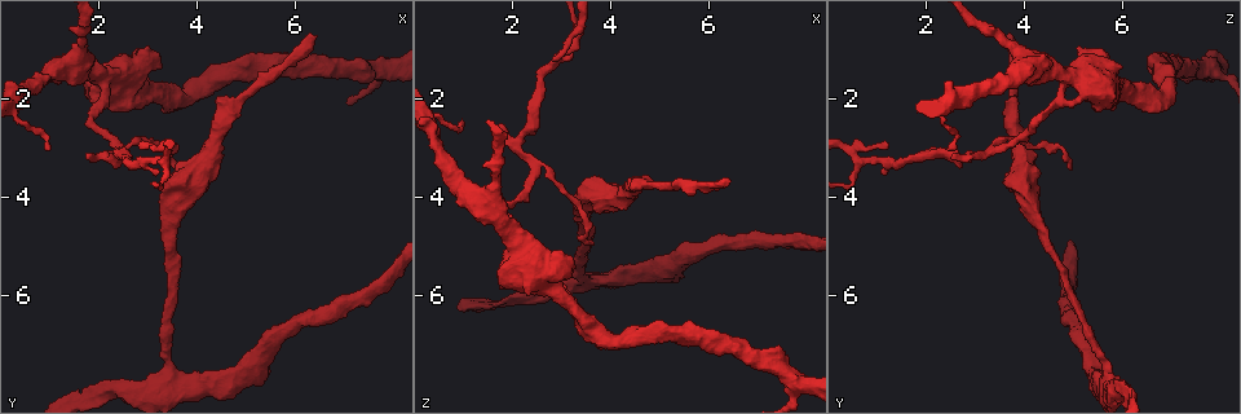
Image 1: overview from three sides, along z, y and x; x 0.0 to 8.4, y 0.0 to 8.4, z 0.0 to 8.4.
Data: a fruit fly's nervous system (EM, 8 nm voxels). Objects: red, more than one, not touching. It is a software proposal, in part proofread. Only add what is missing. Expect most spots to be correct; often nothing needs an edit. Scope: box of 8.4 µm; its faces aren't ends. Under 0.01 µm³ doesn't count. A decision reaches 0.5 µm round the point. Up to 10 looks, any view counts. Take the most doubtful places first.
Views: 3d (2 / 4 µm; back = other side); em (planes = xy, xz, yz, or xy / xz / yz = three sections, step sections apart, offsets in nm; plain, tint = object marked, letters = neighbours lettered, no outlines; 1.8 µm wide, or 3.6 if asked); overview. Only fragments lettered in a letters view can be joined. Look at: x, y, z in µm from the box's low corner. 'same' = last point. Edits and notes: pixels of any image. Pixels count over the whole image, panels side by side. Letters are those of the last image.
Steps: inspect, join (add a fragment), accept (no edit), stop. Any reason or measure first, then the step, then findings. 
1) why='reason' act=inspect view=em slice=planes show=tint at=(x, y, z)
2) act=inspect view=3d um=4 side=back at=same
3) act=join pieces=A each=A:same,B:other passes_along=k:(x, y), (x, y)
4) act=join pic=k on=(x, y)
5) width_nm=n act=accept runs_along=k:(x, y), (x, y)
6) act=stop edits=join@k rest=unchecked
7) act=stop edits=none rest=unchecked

why='an open end' act=inspect view=3d um=2 at=(3.65, 3.45, 4.95)

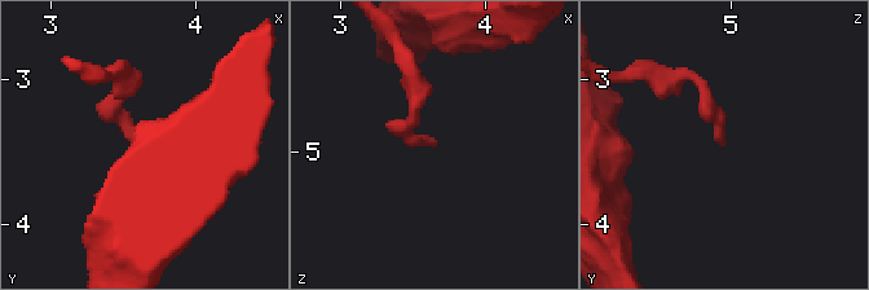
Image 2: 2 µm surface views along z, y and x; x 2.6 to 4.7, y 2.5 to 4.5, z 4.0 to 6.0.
act=inspect view=em slice=yz step=16 show=letters at=(3.66, 3.44, 4.90)

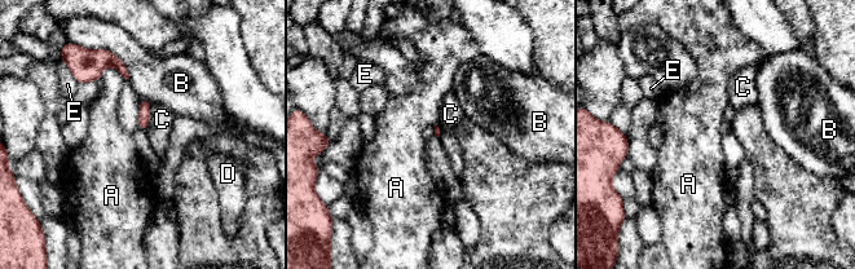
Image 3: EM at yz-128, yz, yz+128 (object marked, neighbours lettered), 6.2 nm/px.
act=accept each=A:other,B:other,C:other,D:other,E:other border=3:(123, 76), (106, 66), (98, 80) found='no lettered fragment goes on from it'

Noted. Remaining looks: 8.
why='thick turns thin' act=inspect view=em um=3.6 slice=planes show=letters at=(2.20, 1.60, 5.05)

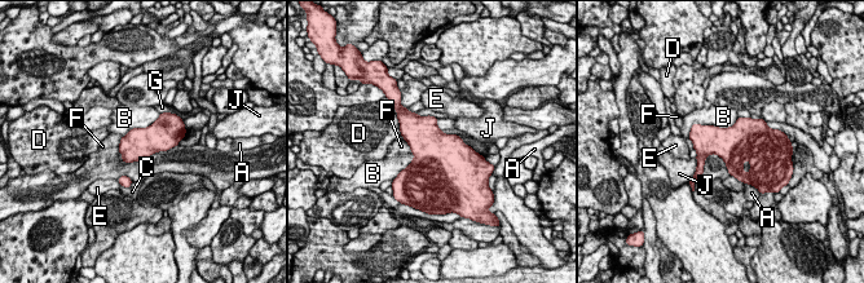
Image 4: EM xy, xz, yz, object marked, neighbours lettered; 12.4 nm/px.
width_nm=380 act=accept each=A:other,B:other,C:other,D:other,E:other,F:other,G:other,J:other border=4:(739, 116), (695, 123), (687, 137) found='no lettered fragment goes on from it'

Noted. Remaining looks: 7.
why='free end' act=inspect view=3d um=2 at=(3.20, 2.95, 0.85)

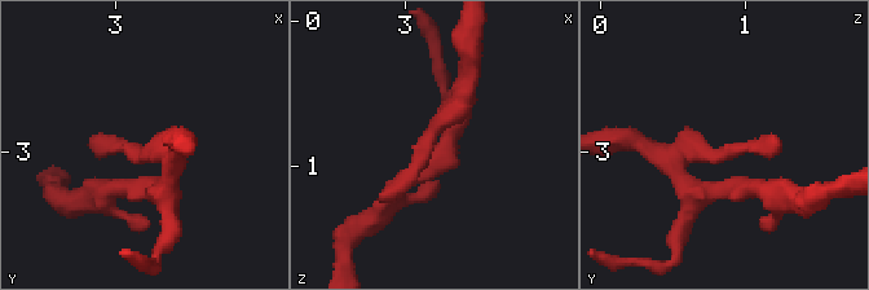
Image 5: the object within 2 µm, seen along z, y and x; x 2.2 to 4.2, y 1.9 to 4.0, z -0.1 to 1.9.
why='shape alone is not enough' act=inspect view=em um=3.6 slice=planes show=letters at=(3.20, 2.96, 0.86)

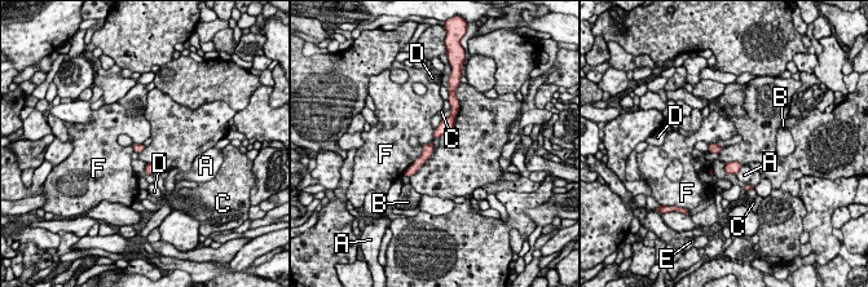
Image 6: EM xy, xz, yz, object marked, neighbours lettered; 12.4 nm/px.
act=accept each=A:other,B:other,C:other,D:other,E:other,F:other border=6:(435, 128), (432, 140), (402, 175) found='none of them fits'

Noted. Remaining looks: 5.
why='sudden change in width' act=inspect view=3d um=4 at=(2.35, 7.90, 6.05)

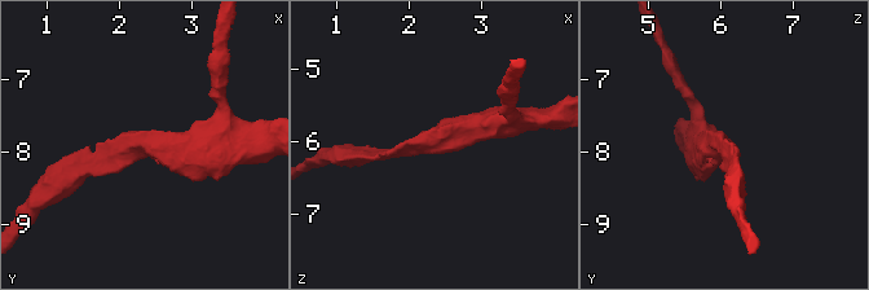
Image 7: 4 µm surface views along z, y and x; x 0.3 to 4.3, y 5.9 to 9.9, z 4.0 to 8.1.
arm_widths_nm=170,400 act=inspect view=em slice=planes show=letters at=(2.30, 7.90, 6.05)

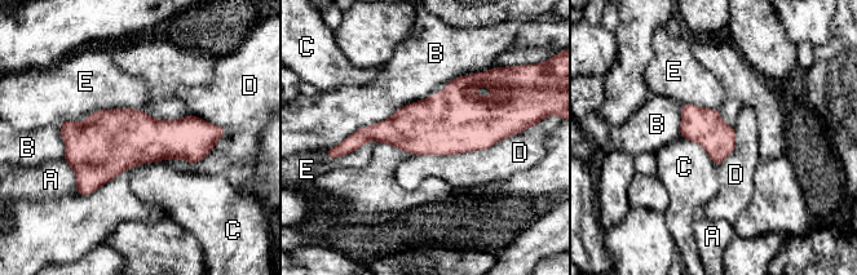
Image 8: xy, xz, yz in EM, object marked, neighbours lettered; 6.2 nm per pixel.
width_nm=220 act=accept each=A:other,B:other,C:other,D:other,E:other border=8:(680, 137), (696, 141), (716, 167) found='no lettered fragment goes on from it'

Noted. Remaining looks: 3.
act=stop edits=none rest=unchecked

